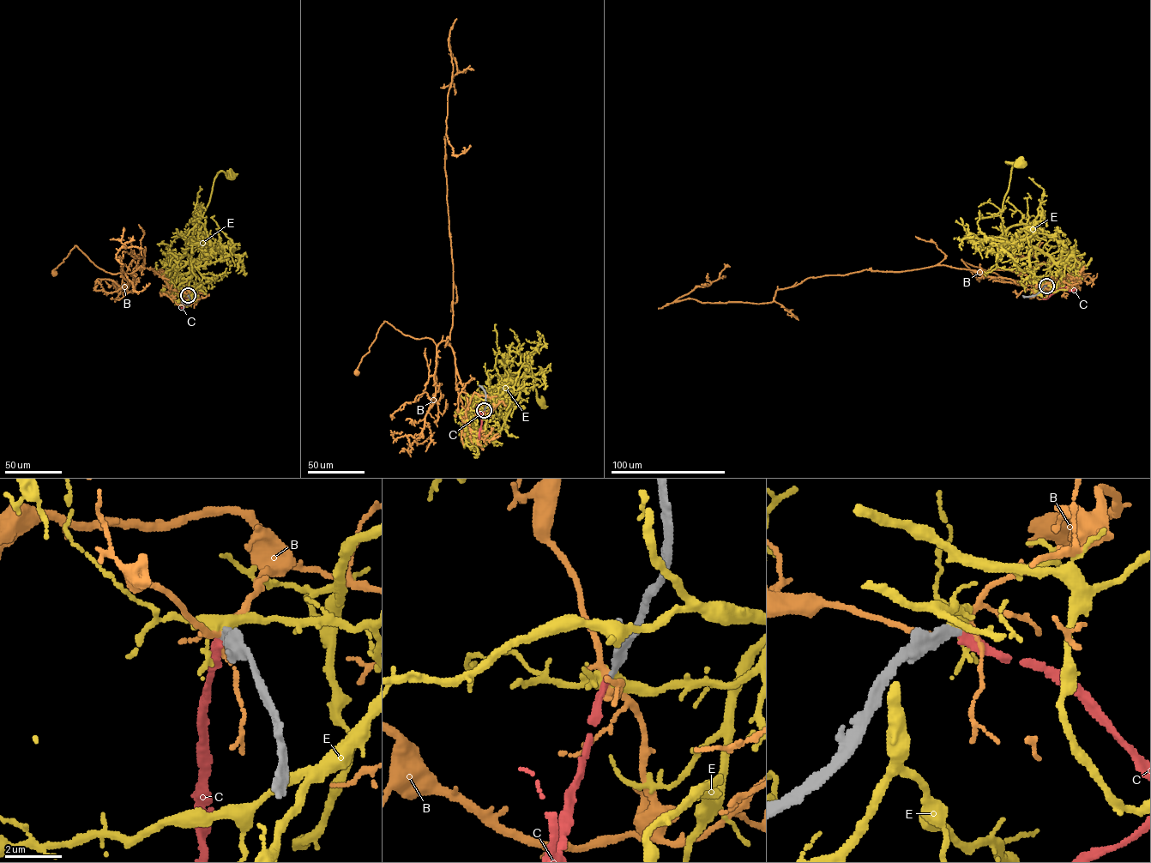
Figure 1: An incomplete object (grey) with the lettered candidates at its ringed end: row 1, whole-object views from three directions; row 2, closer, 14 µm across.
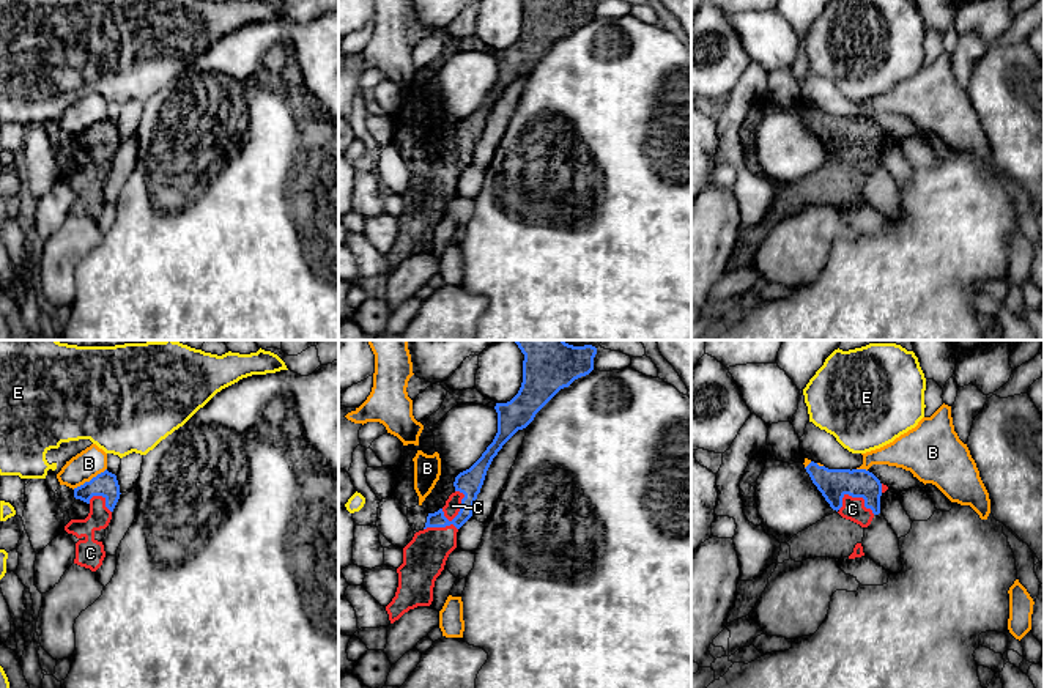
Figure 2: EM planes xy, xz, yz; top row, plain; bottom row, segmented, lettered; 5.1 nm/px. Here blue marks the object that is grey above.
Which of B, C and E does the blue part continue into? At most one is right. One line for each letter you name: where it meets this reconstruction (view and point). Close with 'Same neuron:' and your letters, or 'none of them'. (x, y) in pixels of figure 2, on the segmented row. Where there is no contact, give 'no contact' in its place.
C: contact xz (451, 523)
Same neuron: C

